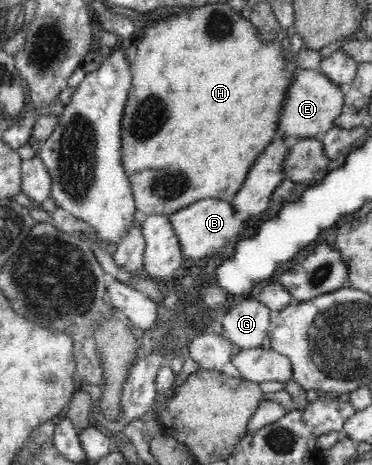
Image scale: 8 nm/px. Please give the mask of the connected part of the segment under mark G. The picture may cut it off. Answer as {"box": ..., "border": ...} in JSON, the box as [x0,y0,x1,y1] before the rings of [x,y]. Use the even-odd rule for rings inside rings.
{"box":[222,294,273,349],"border":[[[252,294],[222,316],[224,336],[241,349],[258,348],[269,336],[272,317],[273,313]]]}

